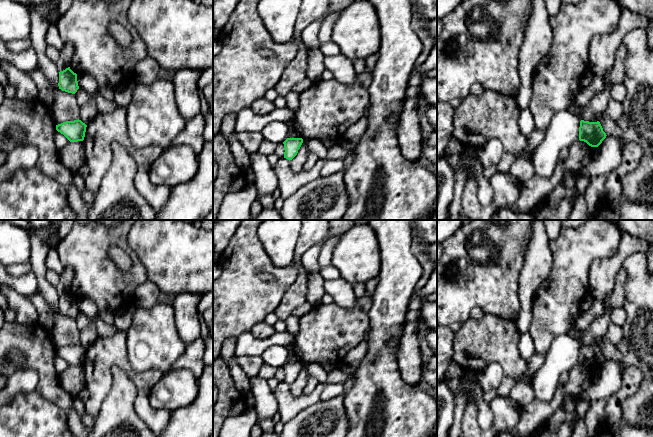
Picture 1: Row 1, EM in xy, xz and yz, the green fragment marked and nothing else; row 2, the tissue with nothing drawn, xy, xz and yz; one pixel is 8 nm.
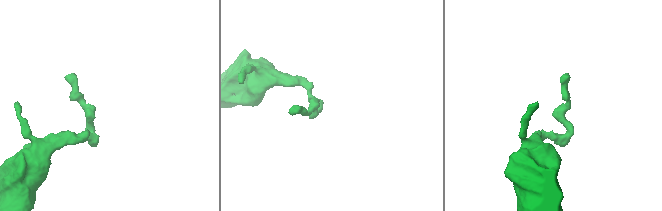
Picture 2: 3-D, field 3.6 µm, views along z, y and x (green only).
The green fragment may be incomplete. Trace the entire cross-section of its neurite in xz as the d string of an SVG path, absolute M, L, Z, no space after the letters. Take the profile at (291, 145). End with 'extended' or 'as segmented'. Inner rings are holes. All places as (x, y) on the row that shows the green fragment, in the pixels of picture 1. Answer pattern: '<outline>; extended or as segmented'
M287 138L283 142L285 150L284 158L288 159L289 161L292 160L297 155L302 143L302 138Z; as segmented

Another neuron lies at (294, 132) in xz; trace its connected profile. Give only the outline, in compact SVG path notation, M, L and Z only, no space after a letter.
M294 120L289 124L289 131L287 138L301 138L299 127Z

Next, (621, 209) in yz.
M621 193L614 202L604 199L586 220L653 220L653 205L630 201Z

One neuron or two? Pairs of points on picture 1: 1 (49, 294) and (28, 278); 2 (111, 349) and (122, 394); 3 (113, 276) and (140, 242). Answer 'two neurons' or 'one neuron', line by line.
1: two neurons
2: two neurons
3: two neurons

